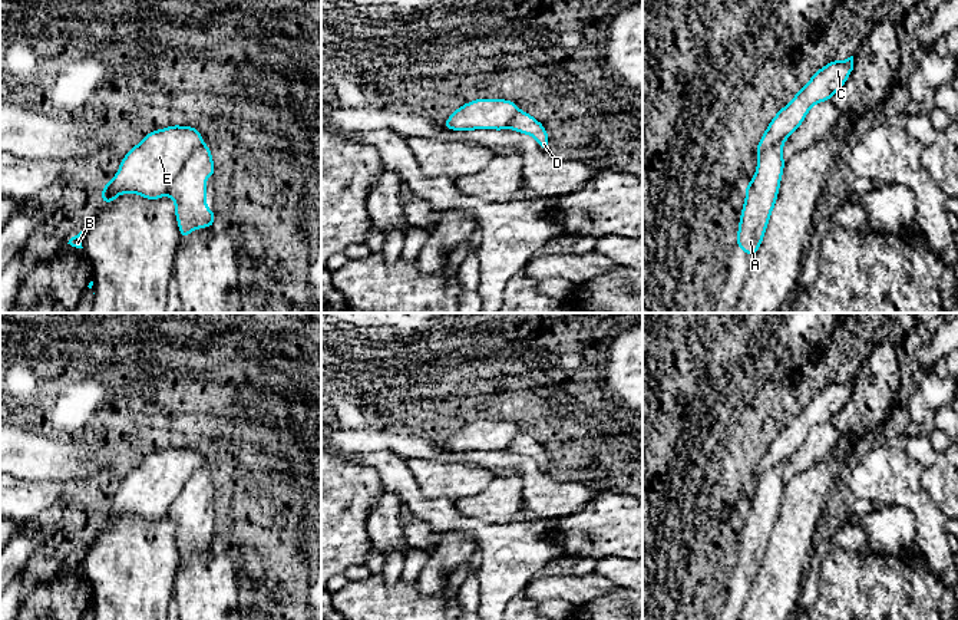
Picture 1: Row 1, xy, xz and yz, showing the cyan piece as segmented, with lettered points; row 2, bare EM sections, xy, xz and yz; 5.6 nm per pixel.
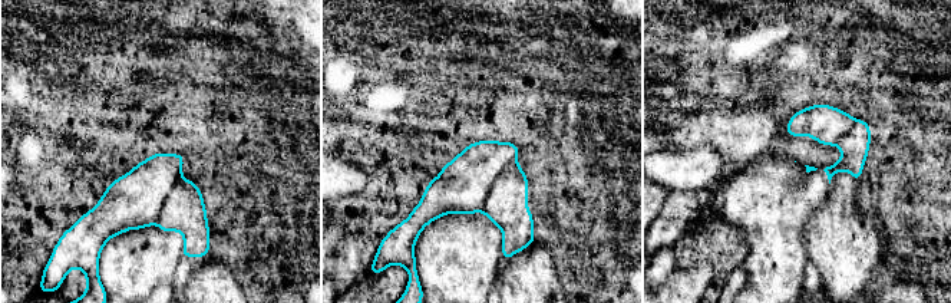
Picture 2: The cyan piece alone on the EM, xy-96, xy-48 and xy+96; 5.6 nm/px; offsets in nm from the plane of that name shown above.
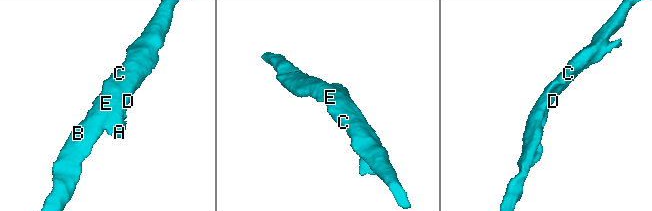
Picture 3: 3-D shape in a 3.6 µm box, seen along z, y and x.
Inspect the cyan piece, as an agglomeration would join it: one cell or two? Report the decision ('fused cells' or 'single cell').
fused cells

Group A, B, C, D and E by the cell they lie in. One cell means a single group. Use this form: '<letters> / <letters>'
A D / B C E

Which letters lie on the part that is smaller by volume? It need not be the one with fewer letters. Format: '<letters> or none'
A, D

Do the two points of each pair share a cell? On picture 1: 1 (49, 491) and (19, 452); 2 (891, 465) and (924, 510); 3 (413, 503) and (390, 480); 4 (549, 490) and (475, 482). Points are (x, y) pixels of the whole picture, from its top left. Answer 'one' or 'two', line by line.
1: two
2: one
3: one
4: two

